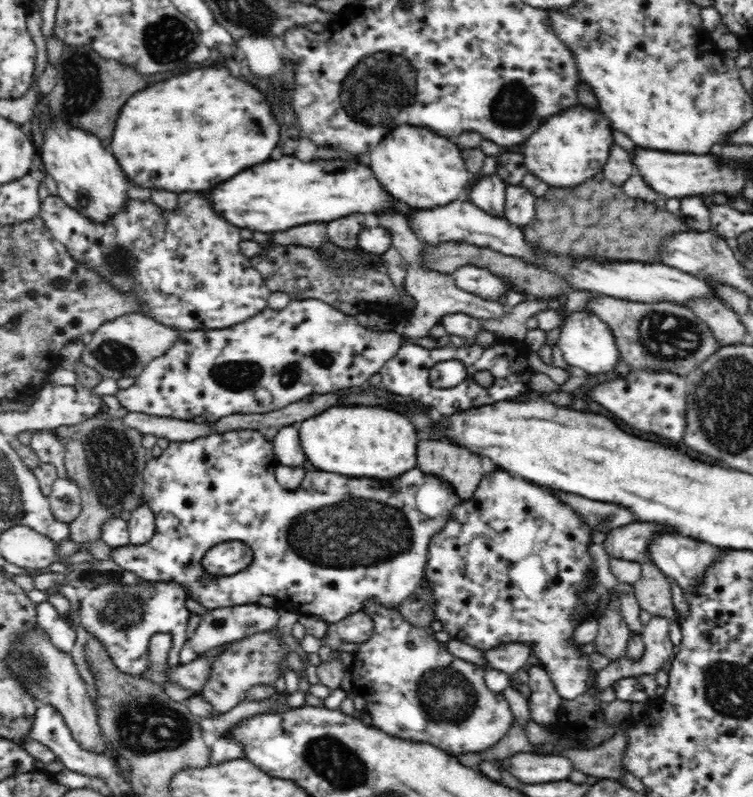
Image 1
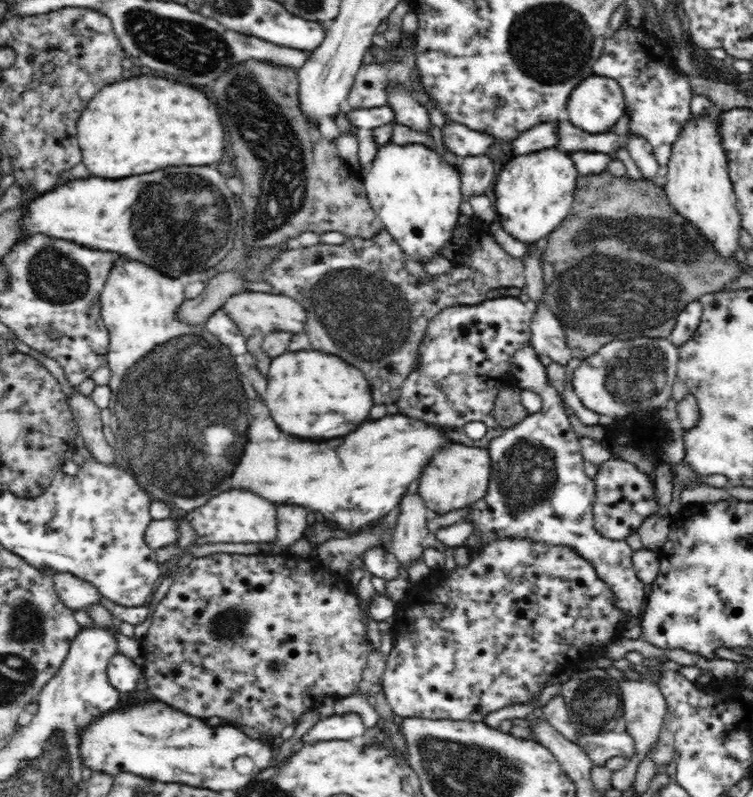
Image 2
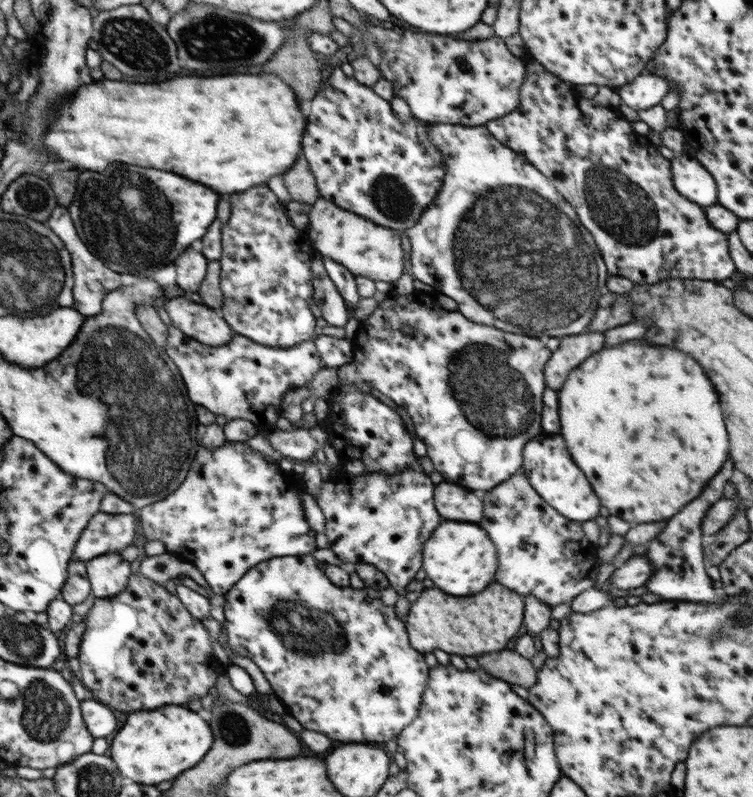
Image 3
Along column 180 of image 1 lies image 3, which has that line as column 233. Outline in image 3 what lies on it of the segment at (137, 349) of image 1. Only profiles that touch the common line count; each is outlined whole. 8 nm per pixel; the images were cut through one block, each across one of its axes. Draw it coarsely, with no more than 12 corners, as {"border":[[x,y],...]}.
{"border":[[188,296],[168,300],[171,324],[200,344],[226,346],[233,330]]}

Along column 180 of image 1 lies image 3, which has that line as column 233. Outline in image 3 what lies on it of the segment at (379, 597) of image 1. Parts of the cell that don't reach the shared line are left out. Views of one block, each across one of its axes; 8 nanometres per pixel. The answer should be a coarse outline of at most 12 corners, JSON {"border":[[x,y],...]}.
{"border":[[245,442],[200,446],[140,509],[146,540],[226,594],[312,554],[292,474]]}

